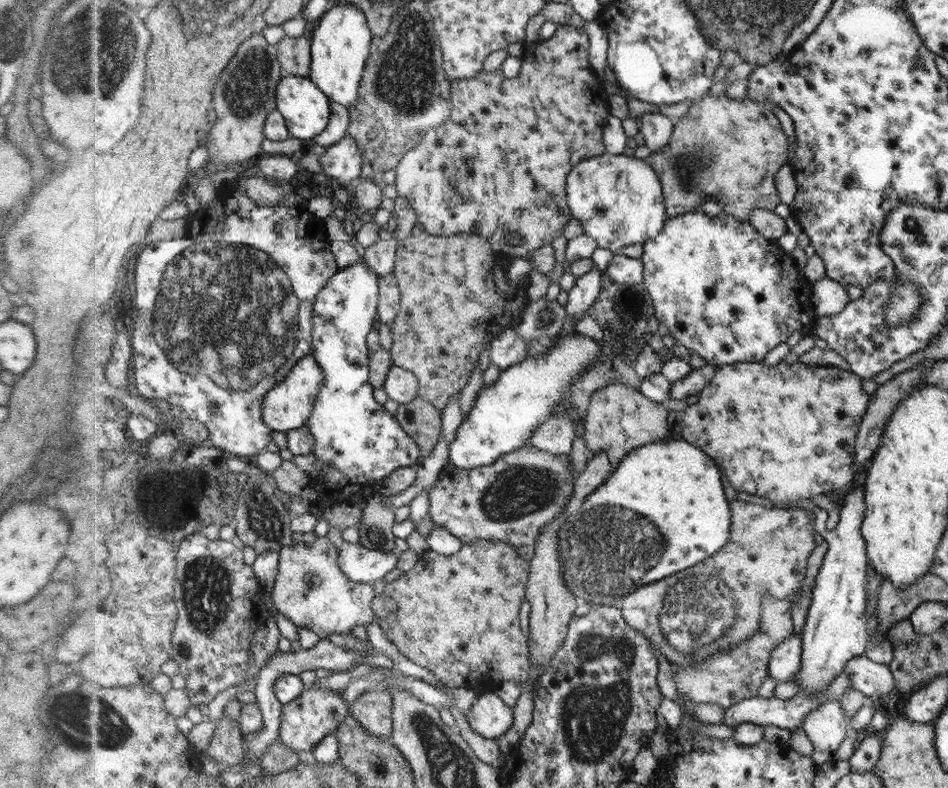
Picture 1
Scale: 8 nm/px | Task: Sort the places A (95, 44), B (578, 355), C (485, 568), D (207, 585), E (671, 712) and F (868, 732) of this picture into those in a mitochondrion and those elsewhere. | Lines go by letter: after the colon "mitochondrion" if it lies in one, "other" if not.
A: mitochondrion
B: other
C: other
D: mitochondrion
E: other
F: other

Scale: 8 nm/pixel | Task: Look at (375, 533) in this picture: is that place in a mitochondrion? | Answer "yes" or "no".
yes

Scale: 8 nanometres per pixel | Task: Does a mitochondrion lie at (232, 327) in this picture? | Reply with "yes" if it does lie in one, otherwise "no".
yes

